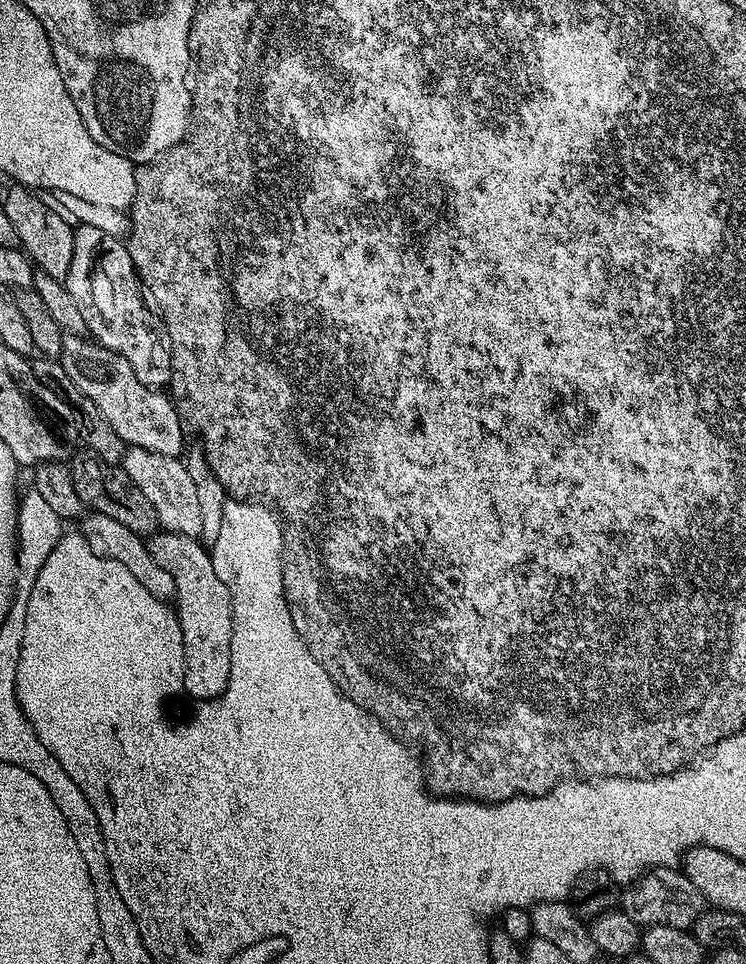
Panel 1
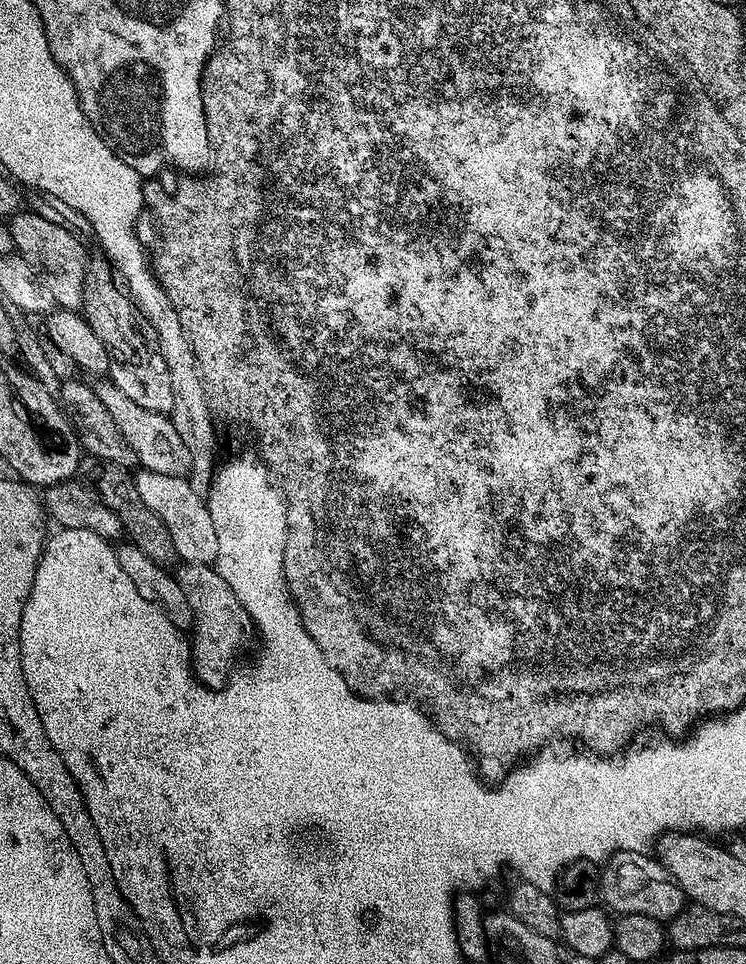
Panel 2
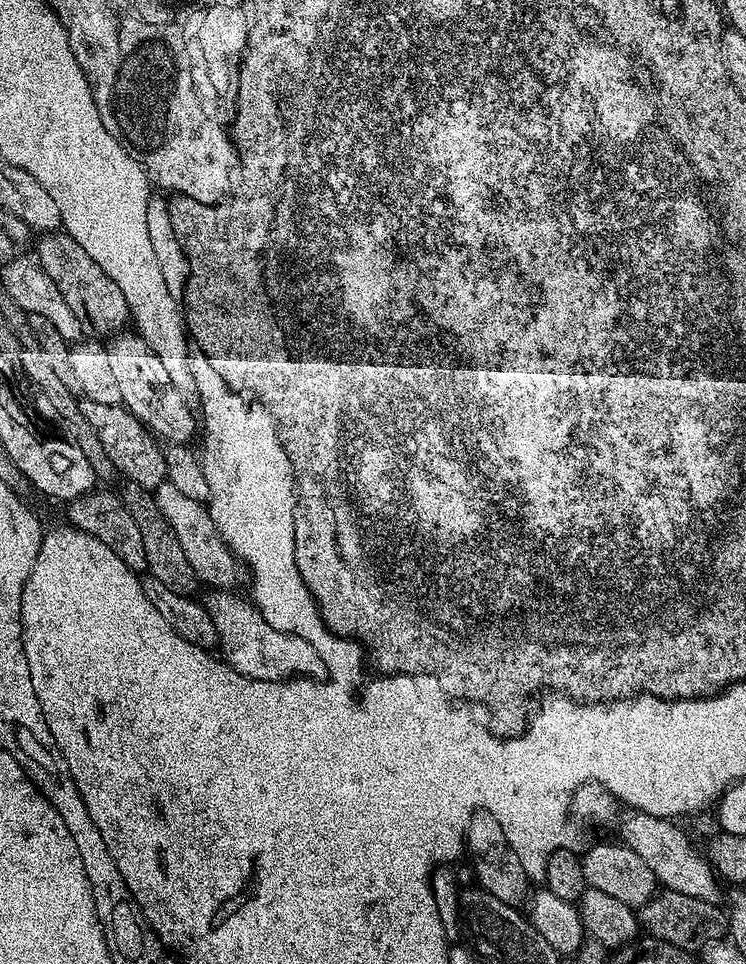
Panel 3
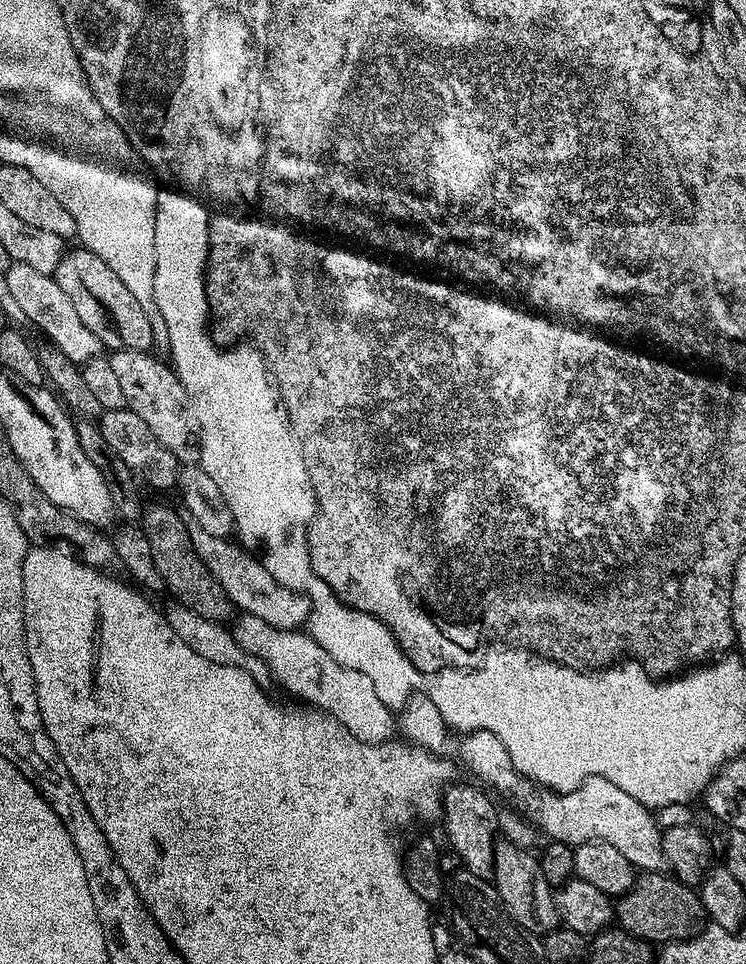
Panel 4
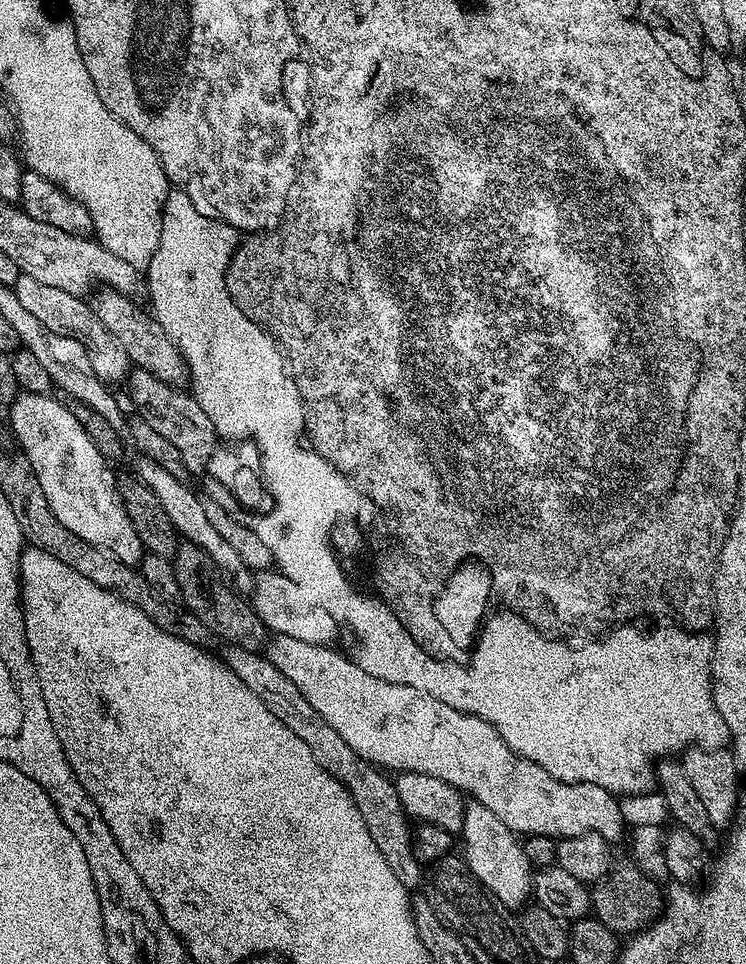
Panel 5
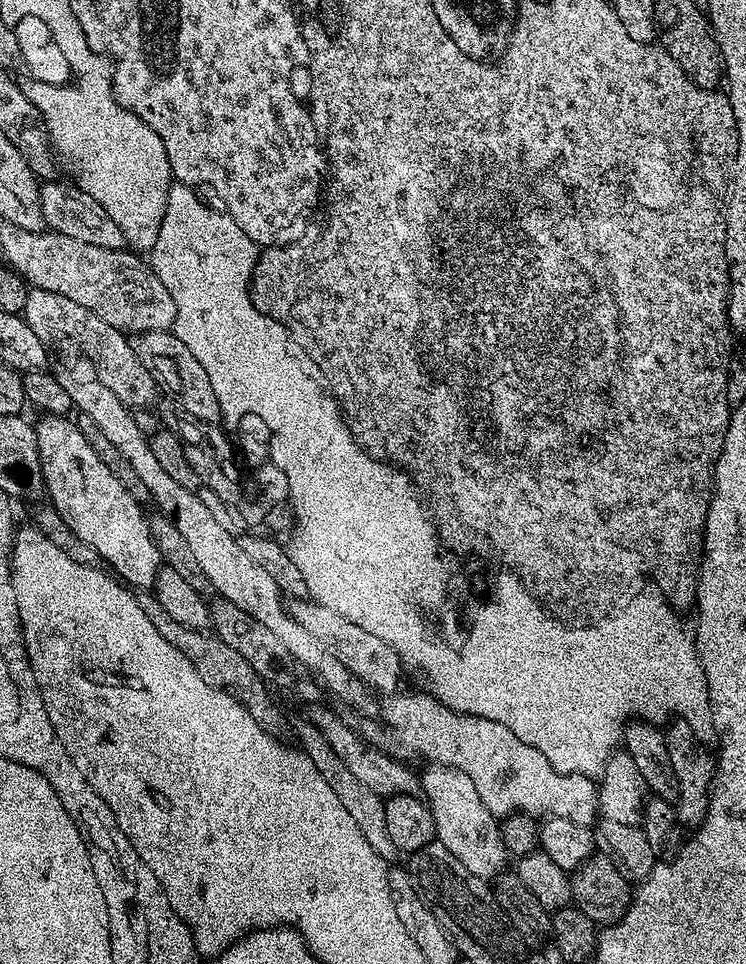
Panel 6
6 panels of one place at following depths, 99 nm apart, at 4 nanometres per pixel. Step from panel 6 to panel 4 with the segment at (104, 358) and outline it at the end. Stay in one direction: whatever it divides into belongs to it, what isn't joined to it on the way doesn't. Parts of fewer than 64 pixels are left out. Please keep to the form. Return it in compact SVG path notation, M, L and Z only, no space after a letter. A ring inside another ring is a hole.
M15 262L3 275L6 278L6 286L10 286L10 294L14 297L14 302L18 302L22 314L26 314L28 324L31 327L41 328L48 335L47 343L51 347L66 354L66 358L73 360L77 366L84 366L101 355L100 340L82 322L82 318L78 318L78 310L74 310L70 298L66 298L62 286L58 286L55 278L42 274L31 266Z

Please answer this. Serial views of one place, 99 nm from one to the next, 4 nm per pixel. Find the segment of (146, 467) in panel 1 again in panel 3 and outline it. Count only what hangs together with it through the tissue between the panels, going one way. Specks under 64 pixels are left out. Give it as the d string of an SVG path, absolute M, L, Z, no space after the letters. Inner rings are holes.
M167 482L158 485L154 495L158 510L162 510L162 518L170 522L170 530L174 530L197 581L201 585L209 584L207 587L212 590L231 589L232 583L239 578L240 572L242 573L242 564L218 534L207 507L201 501L182 494L174 485Z

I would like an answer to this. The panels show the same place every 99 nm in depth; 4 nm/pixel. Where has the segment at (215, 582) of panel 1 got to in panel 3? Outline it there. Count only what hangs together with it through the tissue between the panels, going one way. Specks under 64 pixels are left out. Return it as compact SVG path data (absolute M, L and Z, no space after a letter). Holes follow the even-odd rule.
M212 590L203 601L216 631L219 655L225 664L248 680L287 682L293 678L307 678L317 682L326 676L320 650L307 635L295 636L295 631L281 630L261 612L251 599L235 596L232 590Z

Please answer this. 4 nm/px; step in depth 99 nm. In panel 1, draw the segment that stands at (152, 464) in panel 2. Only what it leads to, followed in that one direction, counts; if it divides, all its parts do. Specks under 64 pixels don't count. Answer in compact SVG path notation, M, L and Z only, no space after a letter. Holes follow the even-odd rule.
M68 334L62 342L58 359L66 374L70 374L70 382L74 382L74 386L78 386L78 390L82 390L82 394L86 394L90 402L94 402L102 418L106 418L106 422L114 426L118 438L122 438L125 445L175 457L185 451L186 428L175 403L163 391L147 388L142 382L138 382L126 358L102 347L95 339Z

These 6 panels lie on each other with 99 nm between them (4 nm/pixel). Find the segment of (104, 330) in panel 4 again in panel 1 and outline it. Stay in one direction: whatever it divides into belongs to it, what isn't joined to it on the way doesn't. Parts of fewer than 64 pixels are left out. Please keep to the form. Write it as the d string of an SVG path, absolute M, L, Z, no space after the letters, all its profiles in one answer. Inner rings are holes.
M12 186L5 196L2 196L2 202L6 206L6 214L10 217L10 223L14 225L14 230L20 239L20 248L25 256L32 261L33 265L41 273L49 275L58 281L64 282L68 278L71 260L74 258L74 228L63 215L54 213L50 207L39 201L37 193L23 186Z

